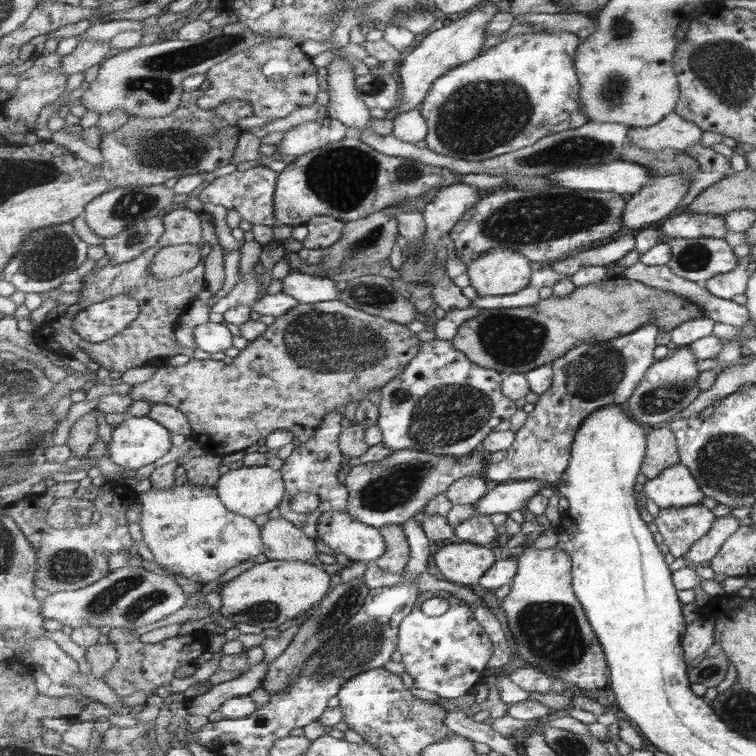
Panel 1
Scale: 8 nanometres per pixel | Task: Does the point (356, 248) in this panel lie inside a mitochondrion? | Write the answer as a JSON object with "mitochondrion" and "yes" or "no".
{"mitochondrion":"yes"}

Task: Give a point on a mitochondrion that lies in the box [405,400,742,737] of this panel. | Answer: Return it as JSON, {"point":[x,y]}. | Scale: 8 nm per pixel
{"point":[550,633]}

